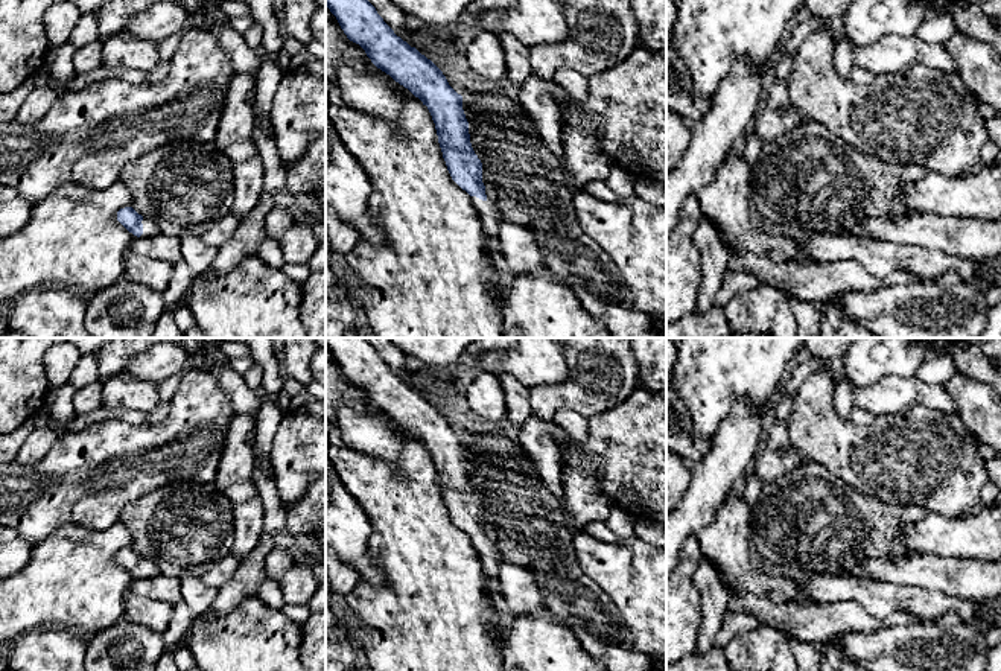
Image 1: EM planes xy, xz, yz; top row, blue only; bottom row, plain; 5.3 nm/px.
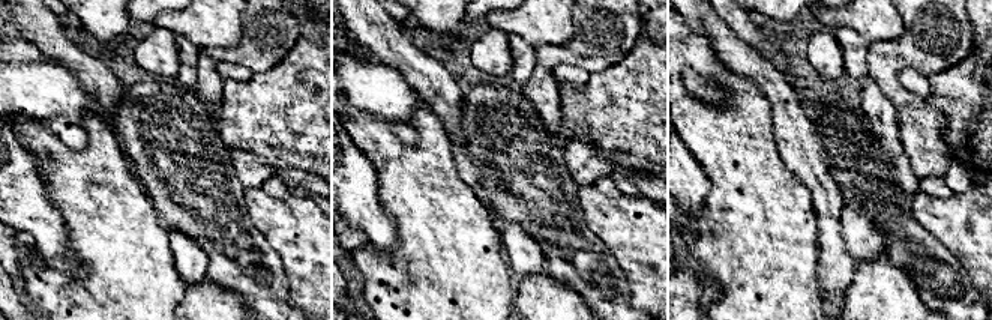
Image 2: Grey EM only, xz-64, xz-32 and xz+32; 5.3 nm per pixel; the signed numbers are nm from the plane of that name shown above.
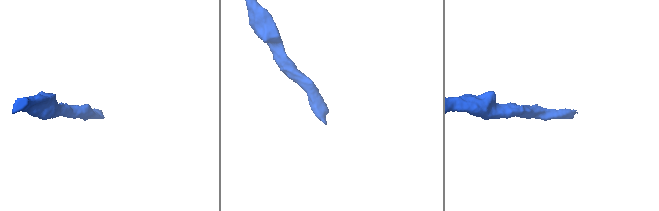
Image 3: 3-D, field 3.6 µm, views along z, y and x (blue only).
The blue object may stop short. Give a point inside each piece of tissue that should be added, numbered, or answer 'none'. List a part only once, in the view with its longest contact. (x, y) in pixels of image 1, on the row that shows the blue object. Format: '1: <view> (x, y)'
1: xz (490, 219)

